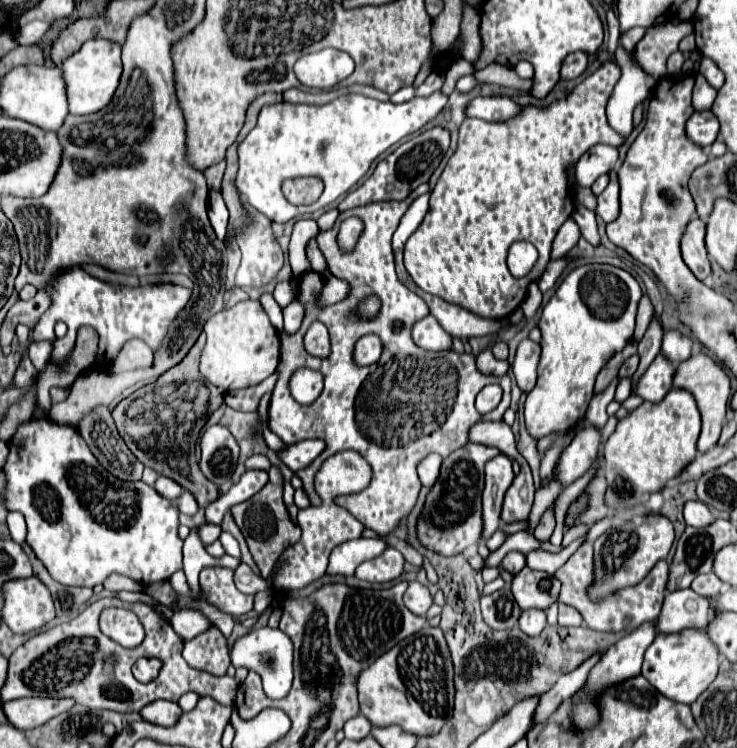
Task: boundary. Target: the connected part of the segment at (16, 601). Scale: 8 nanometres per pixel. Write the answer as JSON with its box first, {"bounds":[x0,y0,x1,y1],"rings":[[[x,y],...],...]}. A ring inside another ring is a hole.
{"bounds":[1,578,55,634],"rings":[[[37,578],[11,580],[5,584],[5,606],[1,620],[13,634],[31,634],[55,618],[55,606],[49,590]]]}

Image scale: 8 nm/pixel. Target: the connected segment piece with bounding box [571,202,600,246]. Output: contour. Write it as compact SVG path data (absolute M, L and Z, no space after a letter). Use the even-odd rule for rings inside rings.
M575 202L575 208L573 208L571 218L581 226L581 234L583 234L583 238L587 242L593 246L600 245L596 214L594 212L591 212L585 206L581 206L579 202Z

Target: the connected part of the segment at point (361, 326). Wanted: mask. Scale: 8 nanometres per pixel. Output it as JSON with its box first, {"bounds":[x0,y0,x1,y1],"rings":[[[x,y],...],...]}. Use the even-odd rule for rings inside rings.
{"bounds":[268,184,511,536],"rings":[[[421,184],[421,188],[413,190],[401,202],[377,202],[339,212],[333,228],[317,236],[317,244],[327,258],[331,274],[345,278],[351,284],[351,294],[339,304],[319,306],[317,294],[323,288],[323,280],[315,276],[317,280],[303,284],[301,278],[297,298],[305,304],[305,318],[297,334],[281,336],[281,360],[277,368],[281,374],[273,389],[268,410],[269,428],[281,436],[281,440],[289,444],[307,439],[327,442],[325,452],[309,468],[297,472],[313,506],[321,506],[313,480],[329,456],[343,450],[355,450],[369,462],[373,472],[371,484],[357,494],[337,496],[335,504],[347,508],[359,522],[365,524],[365,528],[371,528],[381,536],[391,534],[413,509],[422,487],[417,478],[417,464],[433,452],[447,456],[449,452],[463,448],[469,444],[469,430],[473,424],[479,420],[501,420],[511,402],[511,378],[508,374],[485,376],[477,370],[473,354],[465,354],[463,366],[457,352],[427,352],[413,344],[411,328],[417,320],[429,314],[429,308],[423,298],[399,282],[395,274],[391,236],[409,204],[425,192],[429,192],[429,184]],[[337,242],[341,248],[353,248],[353,244],[357,246],[353,252],[345,254],[339,250]],[[369,296],[378,296],[381,300],[379,314],[375,318],[357,318],[357,307],[363,298]],[[315,320],[321,320],[331,336],[331,354],[327,358],[307,354],[303,346],[303,336],[309,324]],[[365,334],[377,334],[383,342],[383,354],[373,368],[359,368],[351,358],[355,342]],[[299,368],[317,370],[325,378],[323,392],[313,404],[299,404],[289,392],[289,378]],[[487,384],[499,384],[503,388],[503,400],[493,412],[483,416],[475,408],[475,396]]]}

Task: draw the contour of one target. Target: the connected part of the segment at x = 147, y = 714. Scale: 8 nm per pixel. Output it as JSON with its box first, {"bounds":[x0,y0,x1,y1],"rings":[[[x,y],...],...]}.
{"bounds":[141,700,183,726],"rings":[[[157,700],[141,710],[143,720],[157,726],[173,726],[181,718],[181,714],[183,714],[181,706],[177,702],[167,702],[167,700]]]}

